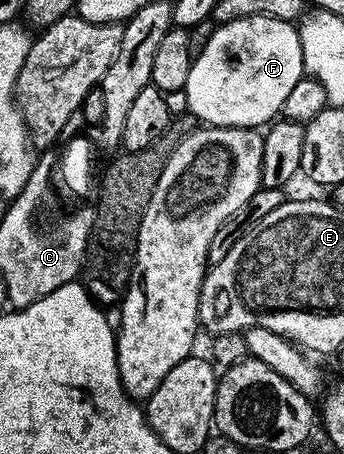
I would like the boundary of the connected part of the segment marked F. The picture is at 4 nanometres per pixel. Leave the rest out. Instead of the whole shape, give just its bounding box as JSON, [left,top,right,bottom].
[183,16,305,130]

